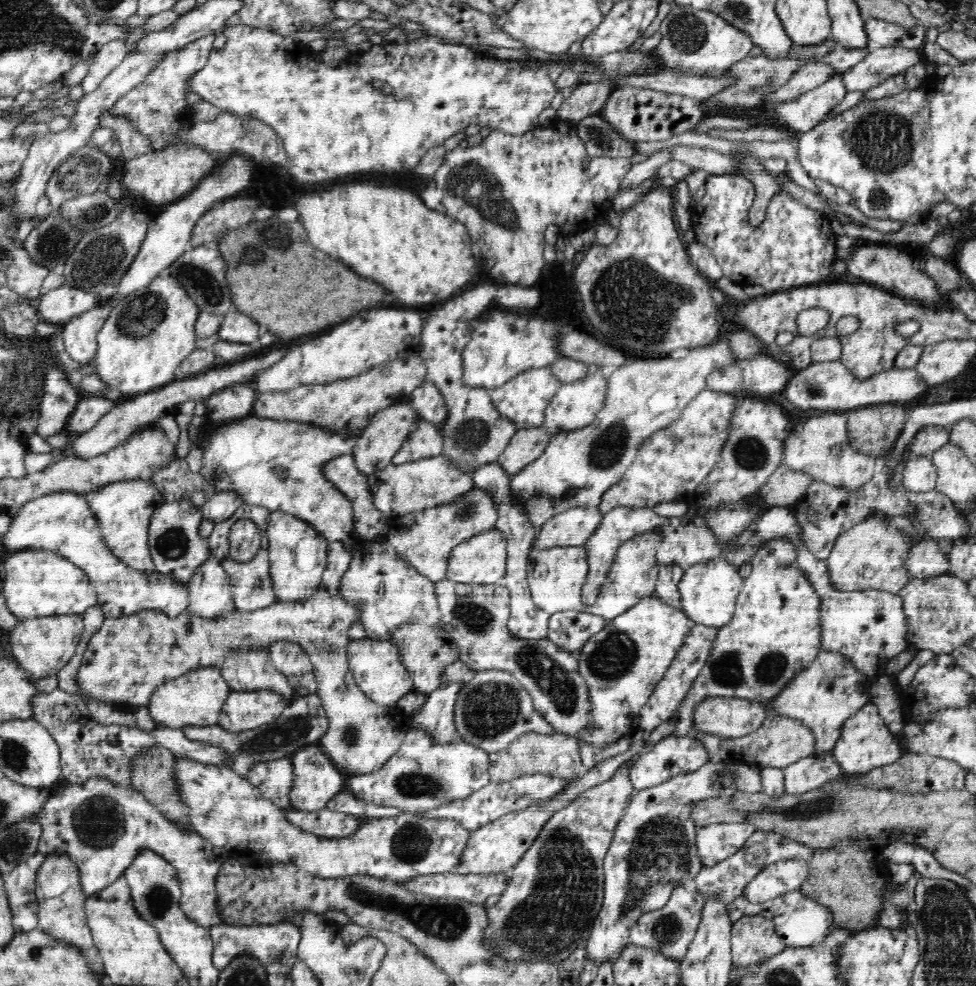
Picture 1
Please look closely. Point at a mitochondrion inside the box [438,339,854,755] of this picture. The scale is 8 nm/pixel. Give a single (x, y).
(490, 709)

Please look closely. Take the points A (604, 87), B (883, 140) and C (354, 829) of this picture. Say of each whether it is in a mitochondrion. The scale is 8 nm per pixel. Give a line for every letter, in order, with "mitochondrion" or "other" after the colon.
A: other
B: mitochondrion
C: other

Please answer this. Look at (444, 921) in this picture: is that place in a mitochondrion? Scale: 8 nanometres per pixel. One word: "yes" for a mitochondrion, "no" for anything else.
yes

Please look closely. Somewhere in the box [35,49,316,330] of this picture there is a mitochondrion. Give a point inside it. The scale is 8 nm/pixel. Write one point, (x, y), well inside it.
(105, 254)

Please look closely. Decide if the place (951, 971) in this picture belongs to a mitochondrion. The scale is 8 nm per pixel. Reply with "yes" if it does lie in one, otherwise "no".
yes

